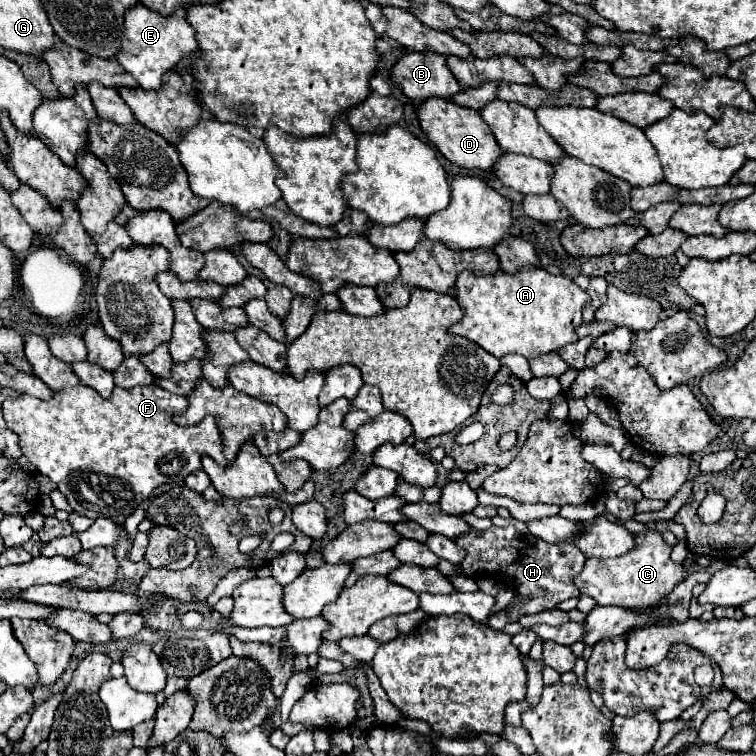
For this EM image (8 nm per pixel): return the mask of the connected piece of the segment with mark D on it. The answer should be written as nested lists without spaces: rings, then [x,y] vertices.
[[[433,97],[427,99],[417,109],[417,115],[419,115],[421,129],[435,143],[441,155],[459,167],[489,171],[501,159],[501,155],[505,155],[505,149],[499,147],[489,125],[483,121],[483,117],[477,111],[459,107],[453,101],[439,101],[439,97]]]

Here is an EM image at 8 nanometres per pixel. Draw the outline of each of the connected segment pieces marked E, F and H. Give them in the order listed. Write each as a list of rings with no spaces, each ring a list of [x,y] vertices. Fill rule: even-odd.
[[[137,5],[133,11],[127,11],[125,37],[121,39],[121,53],[117,61],[139,81],[141,89],[159,89],[163,75],[173,71],[183,57],[197,53],[197,49],[199,45],[193,37],[193,27],[185,21],[185,17],[163,17],[151,13],[151,9],[147,9],[145,5]]]
[[[77,385],[75,389],[63,389],[63,393],[53,393],[51,401],[41,401],[31,395],[7,397],[1,405],[7,427],[19,435],[19,445],[23,455],[37,467],[41,475],[47,475],[57,483],[59,491],[67,497],[69,505],[89,519],[107,517],[115,523],[125,523],[125,519],[151,497],[151,491],[169,483],[183,485],[185,477],[201,469],[201,457],[209,455],[219,465],[227,465],[223,455],[223,435],[213,417],[207,417],[197,427],[179,427],[173,423],[177,413],[187,409],[187,397],[173,395],[159,385],[121,389],[115,387],[109,399],[103,399],[95,389],[87,385]],[[91,473],[105,475],[107,479],[91,479]]]
[[[493,525],[487,531],[471,529],[469,533],[459,535],[455,539],[455,543],[467,551],[467,557],[461,563],[461,569],[467,575],[485,571],[497,579],[501,577],[503,583],[509,583],[515,589],[517,595],[535,597],[535,601],[527,601],[527,605],[519,605],[519,609],[515,609],[515,613],[499,613],[499,615],[491,617],[489,627],[493,627],[497,631],[503,629],[507,623],[519,621],[519,617],[523,617],[527,613],[539,613],[543,609],[553,609],[559,601],[579,597],[579,589],[575,587],[573,579],[583,569],[585,557],[583,557],[583,553],[579,553],[579,549],[573,543],[571,545],[547,545],[545,541],[537,539],[535,545],[529,545],[529,543],[521,541],[519,533],[511,525],[509,527]]]

